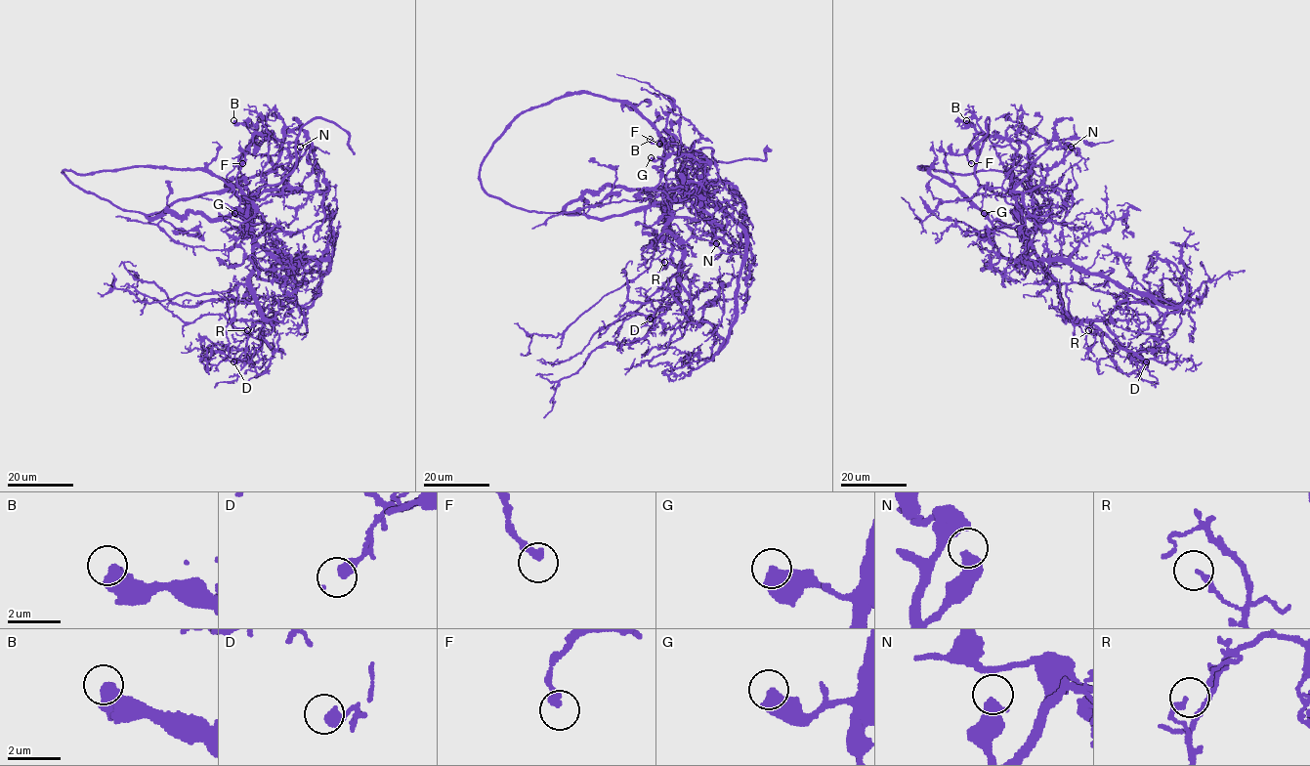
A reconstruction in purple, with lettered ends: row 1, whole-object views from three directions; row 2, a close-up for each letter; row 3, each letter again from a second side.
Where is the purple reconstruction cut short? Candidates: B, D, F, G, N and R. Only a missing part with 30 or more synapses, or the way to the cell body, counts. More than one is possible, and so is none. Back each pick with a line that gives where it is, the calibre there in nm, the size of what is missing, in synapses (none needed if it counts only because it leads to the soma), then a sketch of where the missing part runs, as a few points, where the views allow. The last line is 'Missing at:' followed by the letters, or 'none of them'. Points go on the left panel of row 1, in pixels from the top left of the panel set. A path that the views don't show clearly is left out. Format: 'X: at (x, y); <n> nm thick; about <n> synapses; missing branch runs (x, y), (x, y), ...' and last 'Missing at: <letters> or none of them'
D: at (233, 361); 400 nm thick; about 35 synapses; missing branch runs (233, 361), (233, 370), (242, 367), (248, 371)
Missing at: D

